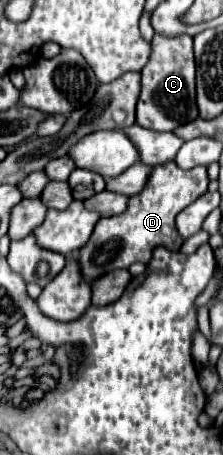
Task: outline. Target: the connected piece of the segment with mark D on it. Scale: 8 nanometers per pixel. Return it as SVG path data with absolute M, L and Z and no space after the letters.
M165 163L165 167L153 169L153 179L149 179L149 187L141 191L141 195L133 195L125 213L115 217L103 217L89 243L83 245L75 257L81 275L85 281L93 283L113 269L129 269L129 265L141 261L149 263L153 251L157 247L165 247L169 251L179 251L183 239L175 231L175 215L191 205L197 197L207 191L207 169L197 167L193 171L181 171L175 163Z

